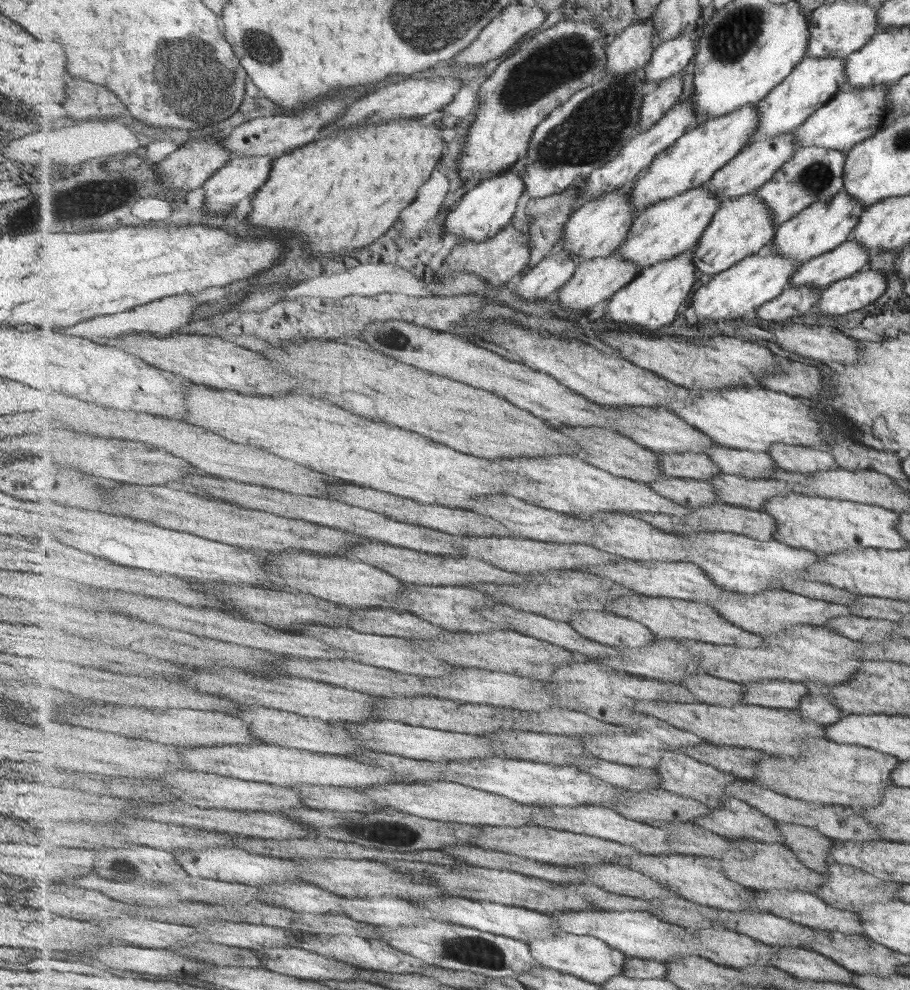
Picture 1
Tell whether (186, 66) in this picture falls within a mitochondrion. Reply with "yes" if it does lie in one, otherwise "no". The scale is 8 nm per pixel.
yes

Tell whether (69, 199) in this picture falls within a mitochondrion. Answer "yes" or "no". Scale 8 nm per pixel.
yes

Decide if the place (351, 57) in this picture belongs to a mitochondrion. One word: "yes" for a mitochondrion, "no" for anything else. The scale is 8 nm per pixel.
no

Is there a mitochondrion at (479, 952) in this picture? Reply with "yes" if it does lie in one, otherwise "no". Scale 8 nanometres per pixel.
yes

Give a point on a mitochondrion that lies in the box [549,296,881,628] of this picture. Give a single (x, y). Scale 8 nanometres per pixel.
(848, 428)

